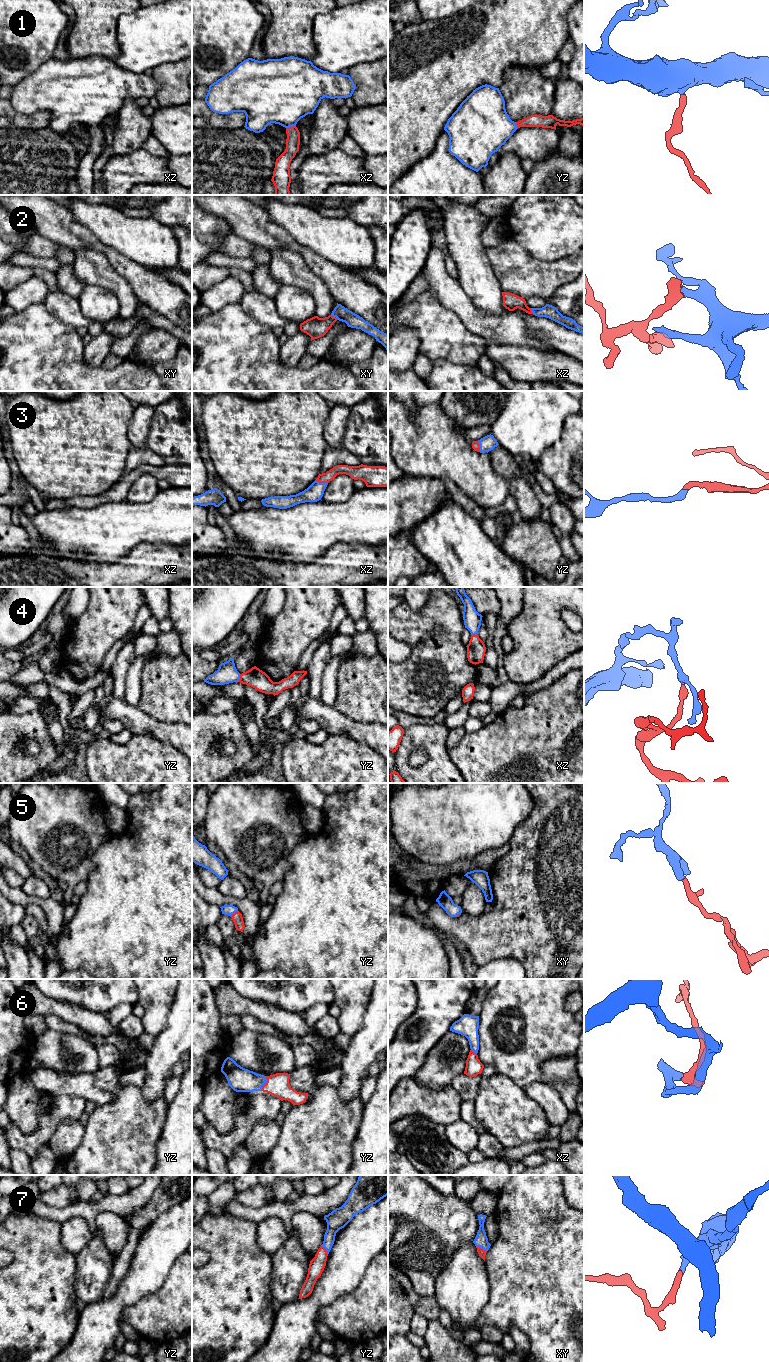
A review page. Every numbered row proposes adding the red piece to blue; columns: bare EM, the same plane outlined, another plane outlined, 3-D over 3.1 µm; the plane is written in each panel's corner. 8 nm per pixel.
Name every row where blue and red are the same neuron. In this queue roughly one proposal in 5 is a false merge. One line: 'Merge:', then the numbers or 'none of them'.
Merge: 1, 2, 3, 4, 5, 6, 7

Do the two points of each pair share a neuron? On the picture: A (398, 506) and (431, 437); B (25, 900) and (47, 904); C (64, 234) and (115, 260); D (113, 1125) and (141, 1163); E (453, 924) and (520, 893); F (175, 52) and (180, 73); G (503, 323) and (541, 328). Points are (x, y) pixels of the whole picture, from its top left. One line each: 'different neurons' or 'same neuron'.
A: different neurons
B: same neuron
C: same neuron
D: same neuron
E: same neuron
F: different neurons
G: different neurons

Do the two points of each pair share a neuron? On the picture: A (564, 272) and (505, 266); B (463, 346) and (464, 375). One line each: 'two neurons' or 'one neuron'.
A: one neuron
B: two neurons

